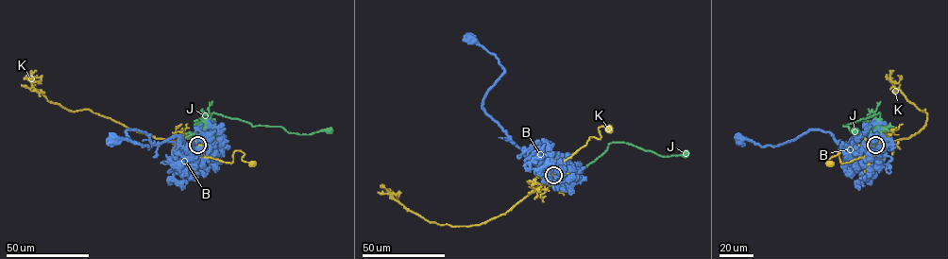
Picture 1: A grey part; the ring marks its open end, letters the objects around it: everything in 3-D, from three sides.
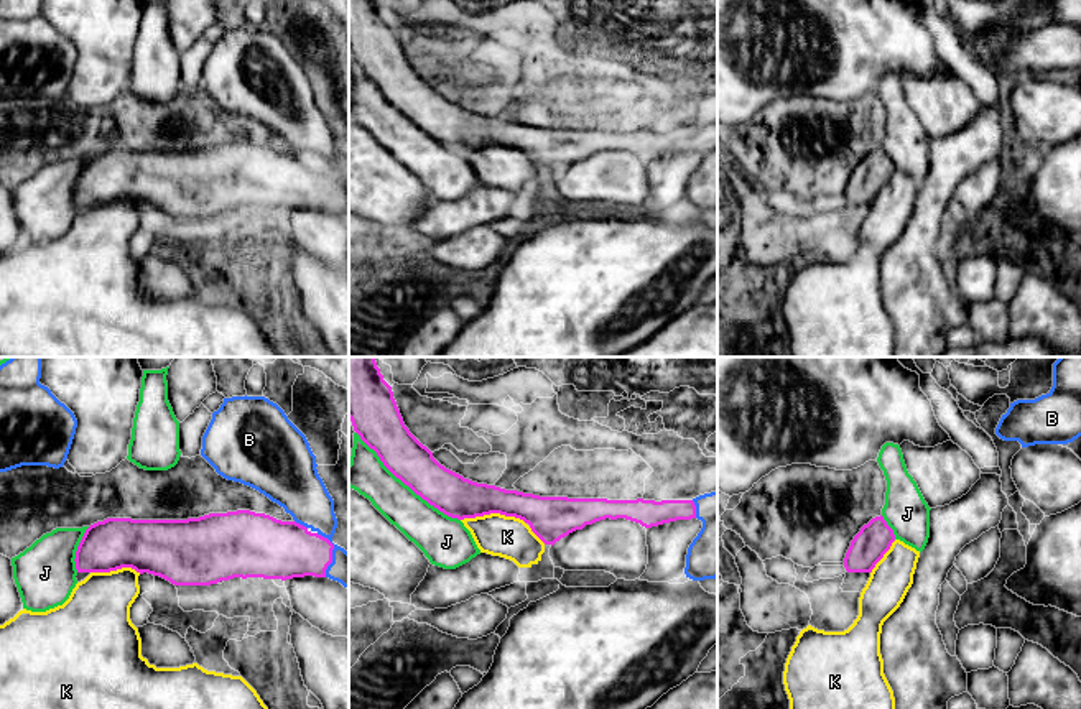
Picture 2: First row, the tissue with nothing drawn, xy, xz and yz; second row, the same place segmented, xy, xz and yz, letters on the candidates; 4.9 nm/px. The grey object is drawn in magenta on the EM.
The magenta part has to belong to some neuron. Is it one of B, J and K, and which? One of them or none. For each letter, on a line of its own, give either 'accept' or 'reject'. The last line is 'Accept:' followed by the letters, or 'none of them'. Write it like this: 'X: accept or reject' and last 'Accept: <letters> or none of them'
B: accept
J: reject
K: reject
Accept: B

